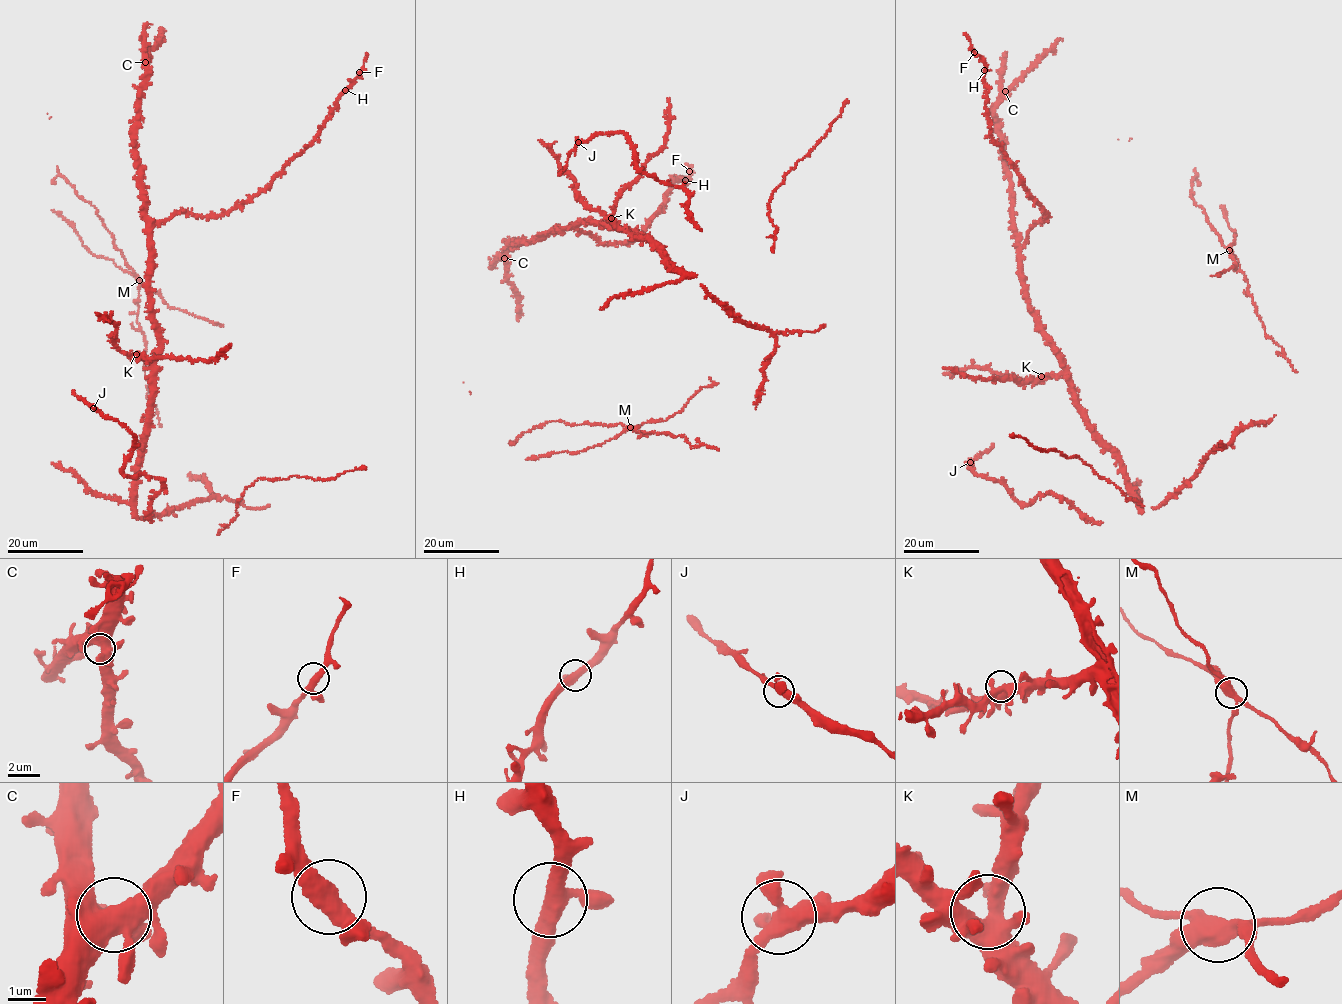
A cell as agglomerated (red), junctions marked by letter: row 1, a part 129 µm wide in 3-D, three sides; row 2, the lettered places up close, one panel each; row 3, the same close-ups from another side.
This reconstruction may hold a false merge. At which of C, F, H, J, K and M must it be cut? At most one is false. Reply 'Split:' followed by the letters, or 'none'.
Split: M

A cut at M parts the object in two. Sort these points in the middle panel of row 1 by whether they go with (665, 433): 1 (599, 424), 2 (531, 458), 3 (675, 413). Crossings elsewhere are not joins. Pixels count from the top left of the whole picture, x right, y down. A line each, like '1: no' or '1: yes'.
1: yes
2: no
3: no

